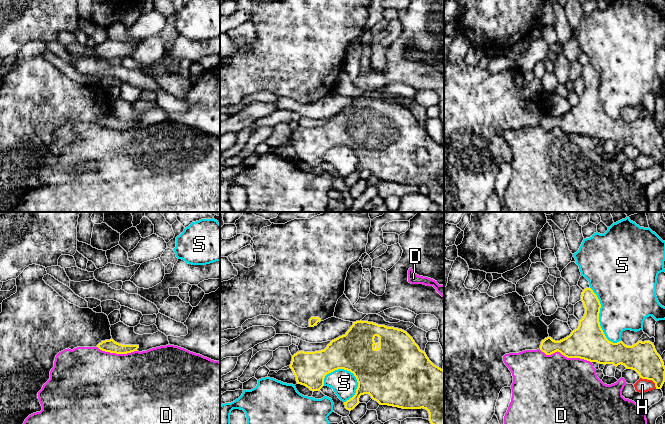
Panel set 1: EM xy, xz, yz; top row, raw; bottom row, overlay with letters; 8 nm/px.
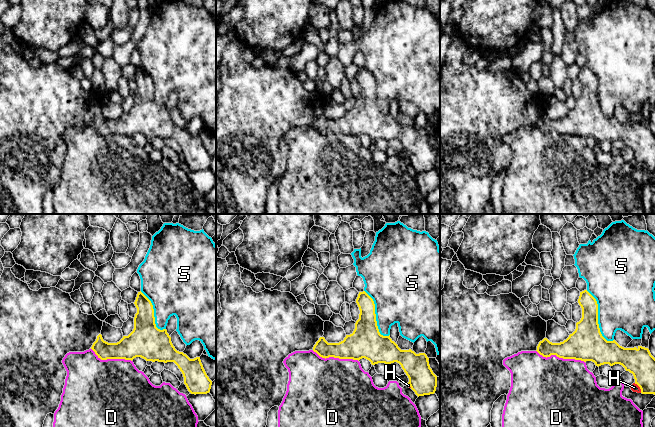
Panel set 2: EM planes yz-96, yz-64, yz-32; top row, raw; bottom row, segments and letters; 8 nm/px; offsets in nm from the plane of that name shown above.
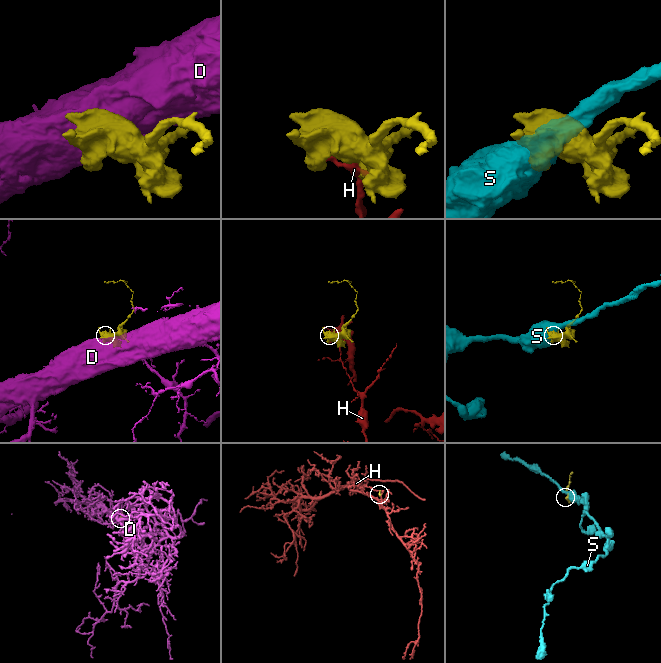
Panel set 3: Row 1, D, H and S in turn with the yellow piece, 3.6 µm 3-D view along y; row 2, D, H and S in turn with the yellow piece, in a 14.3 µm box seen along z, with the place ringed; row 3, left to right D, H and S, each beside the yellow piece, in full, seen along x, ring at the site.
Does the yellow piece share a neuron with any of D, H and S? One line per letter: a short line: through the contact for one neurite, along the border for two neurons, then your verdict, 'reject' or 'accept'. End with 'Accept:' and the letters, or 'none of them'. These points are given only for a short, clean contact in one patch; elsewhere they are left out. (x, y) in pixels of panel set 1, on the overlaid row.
D: reject
H: reject
S: reject
Accept: none of them

